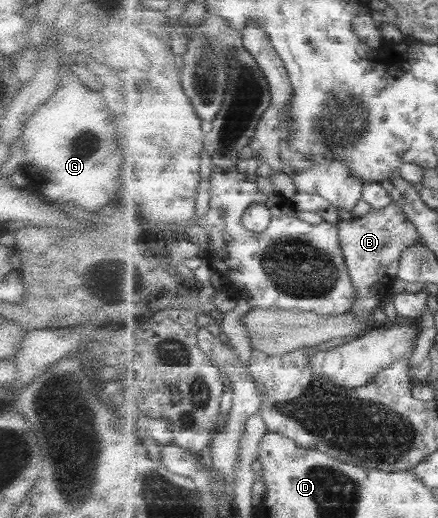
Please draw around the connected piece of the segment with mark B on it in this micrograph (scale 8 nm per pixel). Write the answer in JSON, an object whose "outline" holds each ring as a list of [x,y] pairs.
{"outline":[[[393,203],[380,210],[370,209],[364,217],[352,218],[352,221],[341,222],[339,239],[345,253],[345,264],[354,286],[358,289],[358,299],[349,311],[361,321],[372,318],[374,309],[382,308],[390,297],[392,284],[397,279],[402,253],[420,240],[418,230],[402,210],[400,203]]]}

